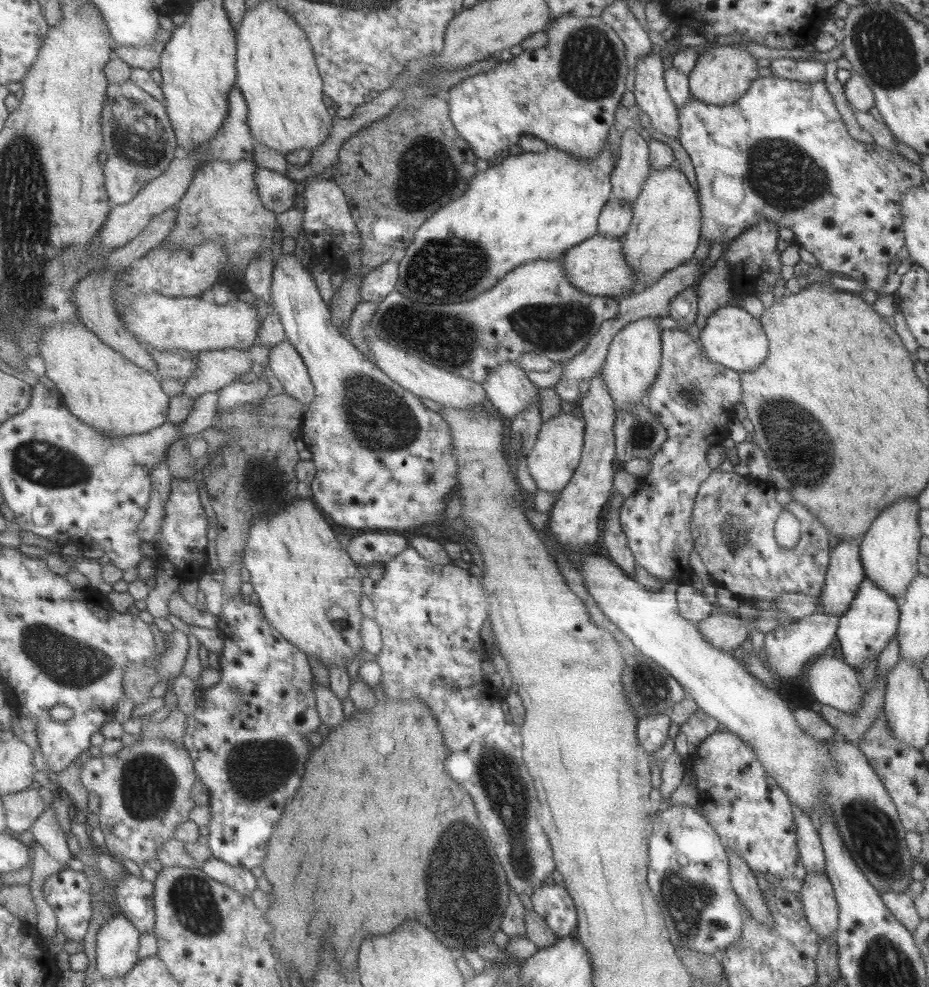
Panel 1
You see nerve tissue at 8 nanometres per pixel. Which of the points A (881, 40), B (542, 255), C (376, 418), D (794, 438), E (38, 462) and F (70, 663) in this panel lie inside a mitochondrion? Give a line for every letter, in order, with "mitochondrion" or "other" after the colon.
A: mitochondrion
B: other
C: mitochondrion
D: mitochondrion
E: mitochondrion
F: mitochondrion

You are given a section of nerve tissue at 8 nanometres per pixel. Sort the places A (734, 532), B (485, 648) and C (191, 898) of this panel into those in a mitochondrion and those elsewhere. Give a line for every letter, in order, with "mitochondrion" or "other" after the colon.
A: mitochondrion
B: other
C: mitochondrion

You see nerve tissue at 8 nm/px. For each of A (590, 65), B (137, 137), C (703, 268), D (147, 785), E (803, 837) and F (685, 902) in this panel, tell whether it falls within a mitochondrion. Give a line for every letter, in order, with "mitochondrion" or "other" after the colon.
A: mitochondrion
B: mitochondrion
C: other
D: mitochondrion
E: other
F: mitochondrion

